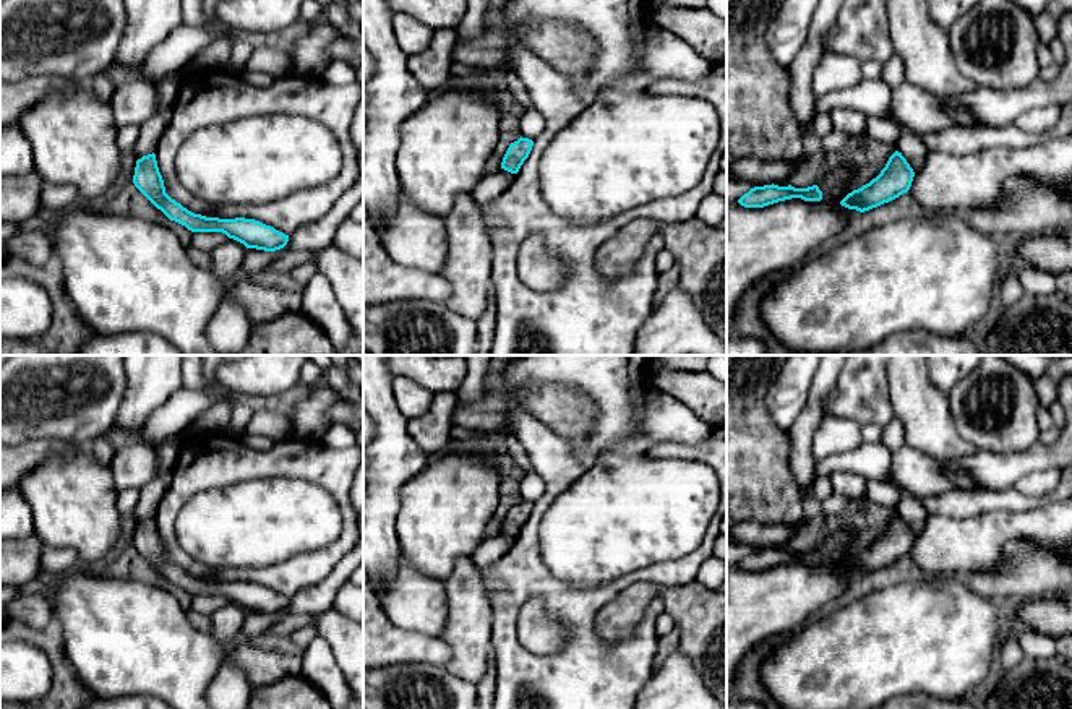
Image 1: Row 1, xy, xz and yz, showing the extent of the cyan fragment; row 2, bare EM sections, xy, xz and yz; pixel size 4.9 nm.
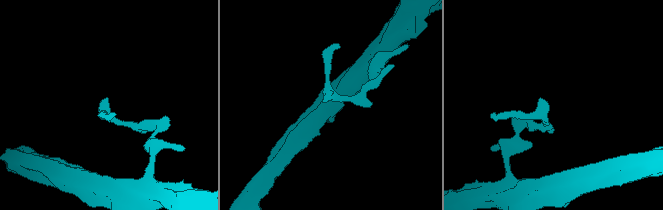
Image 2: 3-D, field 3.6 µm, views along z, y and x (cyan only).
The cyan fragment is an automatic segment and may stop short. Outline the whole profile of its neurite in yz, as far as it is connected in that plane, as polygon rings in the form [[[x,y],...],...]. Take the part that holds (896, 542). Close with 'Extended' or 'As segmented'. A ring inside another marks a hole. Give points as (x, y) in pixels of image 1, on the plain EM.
[[[895,514],[876,542],[848,556],[840,568],[860,576],[869,574],[907,556],[913,540],[915,535],[907,522]]]. As segmented

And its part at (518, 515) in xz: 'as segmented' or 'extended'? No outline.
as segmented

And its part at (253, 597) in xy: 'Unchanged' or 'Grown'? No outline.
Unchanged

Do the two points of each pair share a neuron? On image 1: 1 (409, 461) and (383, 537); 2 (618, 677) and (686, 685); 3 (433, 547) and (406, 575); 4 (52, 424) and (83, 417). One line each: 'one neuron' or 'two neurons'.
1: one neuron
2: two neurons
3: two neurons
4: one neuron

